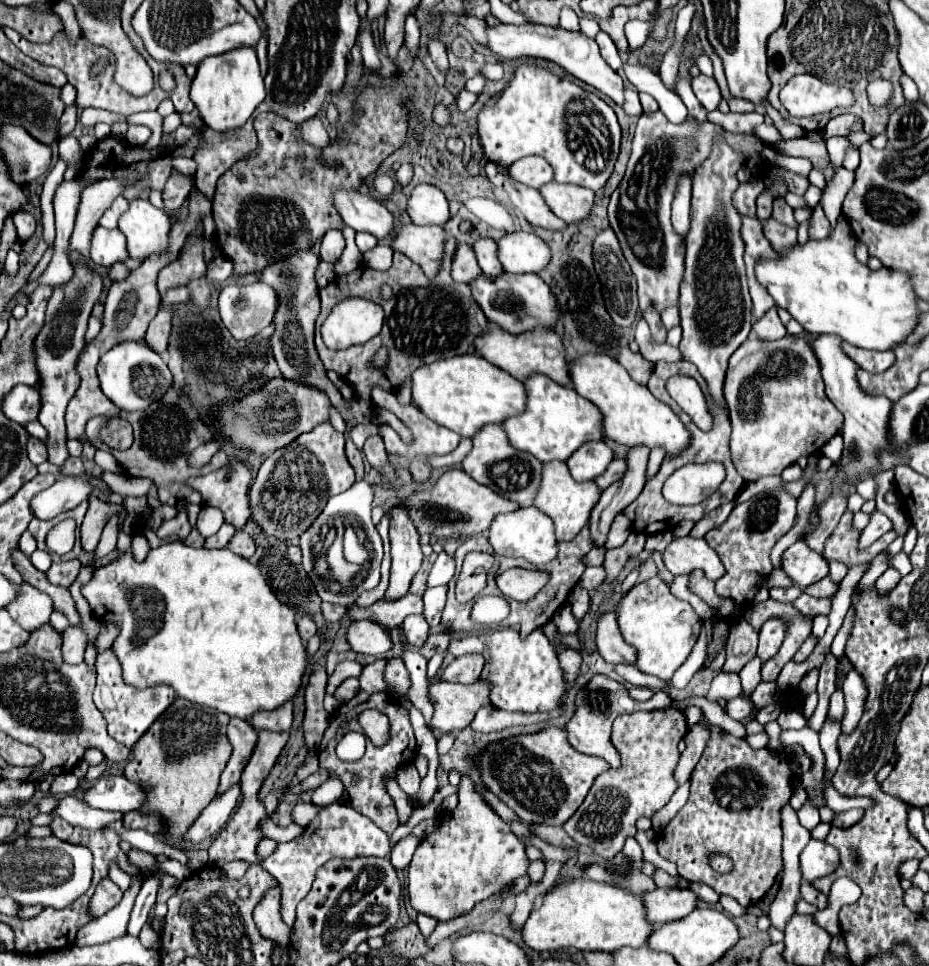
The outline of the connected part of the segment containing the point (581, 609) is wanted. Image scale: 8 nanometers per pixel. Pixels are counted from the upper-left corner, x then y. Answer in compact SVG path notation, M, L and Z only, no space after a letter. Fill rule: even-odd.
M577 584L577 586L573 588L573 592L571 592L569 598L571 598L569 604L571 604L571 608L573 608L573 614L577 616L577 620L581 620L583 614L589 610L589 594L587 594L587 590Z

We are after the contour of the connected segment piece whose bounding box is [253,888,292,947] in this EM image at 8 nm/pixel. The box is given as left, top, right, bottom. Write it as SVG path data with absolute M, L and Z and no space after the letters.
M272 888L267 891L267 896L259 902L259 906L253 912L253 918L257 922L257 928L263 936L275 938L275 942L284 947L290 944L290 933L292 931L281 919L280 889Z

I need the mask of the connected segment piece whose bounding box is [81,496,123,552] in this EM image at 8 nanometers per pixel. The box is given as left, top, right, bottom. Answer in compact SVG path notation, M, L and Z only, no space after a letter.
M95 496L89 498L89 510L81 524L81 544L85 552L93 552L97 548L105 524L109 522L111 516L117 516L117 514L123 514L121 504L105 504L105 502L99 502Z

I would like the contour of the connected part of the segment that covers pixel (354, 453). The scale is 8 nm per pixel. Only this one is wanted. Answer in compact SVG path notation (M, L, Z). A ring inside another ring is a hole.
M347 426L347 432L345 432L345 438L347 438L347 446L345 446L345 450L347 450L347 460L349 460L349 464L353 466L353 470L355 470L355 474L357 474L357 480L361 480L363 478L363 458L361 458L361 452L353 446L353 442L349 440L349 426Z

